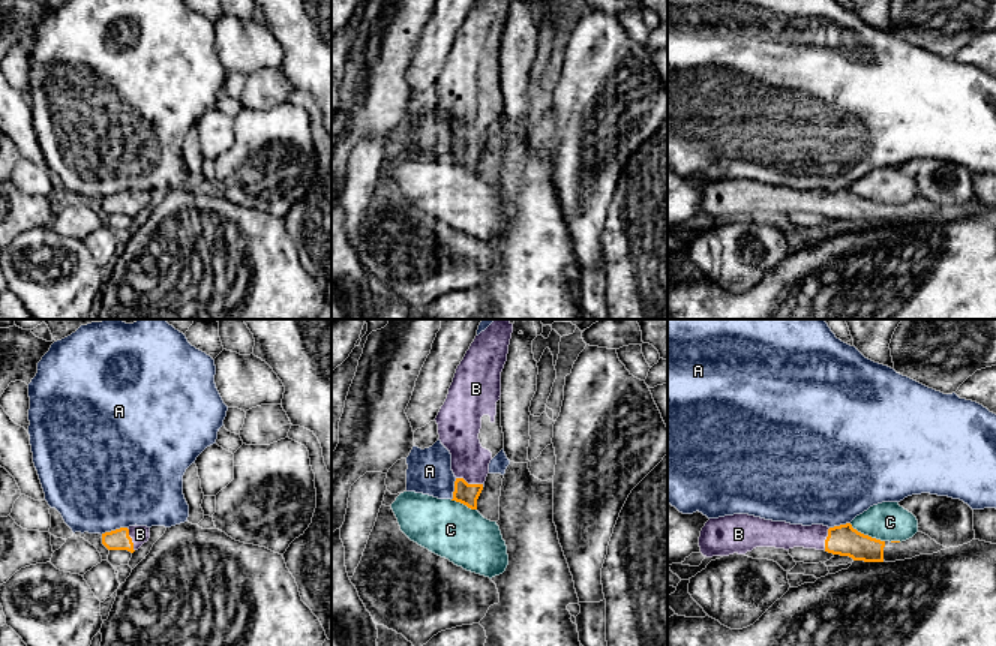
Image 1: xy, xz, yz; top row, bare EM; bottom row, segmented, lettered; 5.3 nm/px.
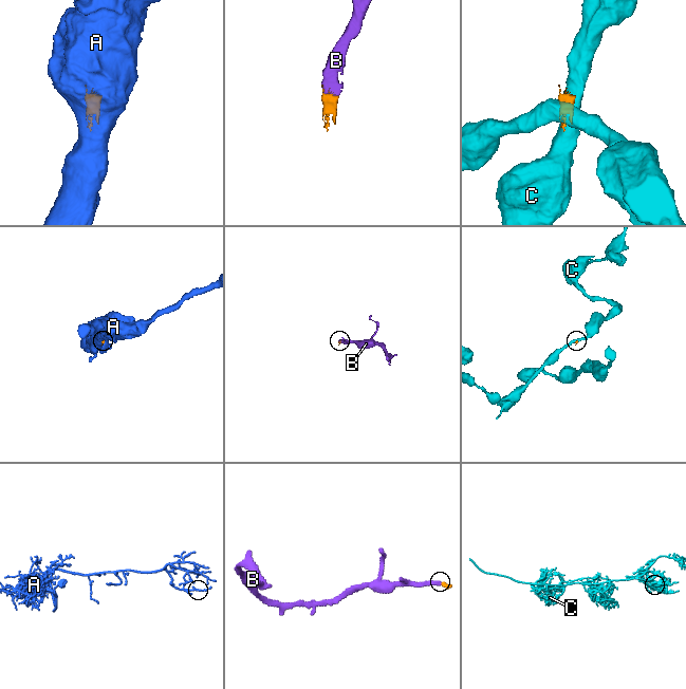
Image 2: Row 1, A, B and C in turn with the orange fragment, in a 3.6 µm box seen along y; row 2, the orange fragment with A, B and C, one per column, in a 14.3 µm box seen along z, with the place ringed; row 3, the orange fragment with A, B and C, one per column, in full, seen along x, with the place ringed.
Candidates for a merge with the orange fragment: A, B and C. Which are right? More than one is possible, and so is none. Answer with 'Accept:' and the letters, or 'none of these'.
Accept: B

